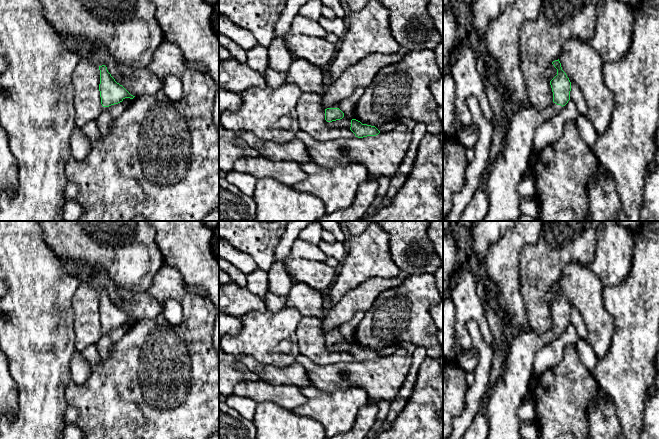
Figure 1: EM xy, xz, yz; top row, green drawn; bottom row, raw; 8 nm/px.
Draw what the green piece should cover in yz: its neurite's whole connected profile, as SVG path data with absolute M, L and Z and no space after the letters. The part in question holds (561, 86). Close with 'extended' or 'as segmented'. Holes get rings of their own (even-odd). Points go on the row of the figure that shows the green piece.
M558 60L552 62L557 75L550 81L553 102L546 108L519 107L509 119L505 149L484 181L489 194L489 211L484 221L515 220L521 214L519 182L533 168L533 140L536 130L558 114L570 100L571 82Z | extended

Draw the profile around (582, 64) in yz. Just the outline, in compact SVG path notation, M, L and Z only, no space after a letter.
M571 40L565 43L559 61L570 82L576 83L583 92L588 107L586 115L595 130L599 135L604 134L609 128L614 106L613 93L606 86L602 73L604 62L590 45L579 40Z

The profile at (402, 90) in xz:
M433 50L404 51L403 58L382 68L355 106L354 119L362 124L376 126L398 119L412 119L427 126L427 132L439 136L443 125L437 115L438 104L430 91L430 84L441 75Z

